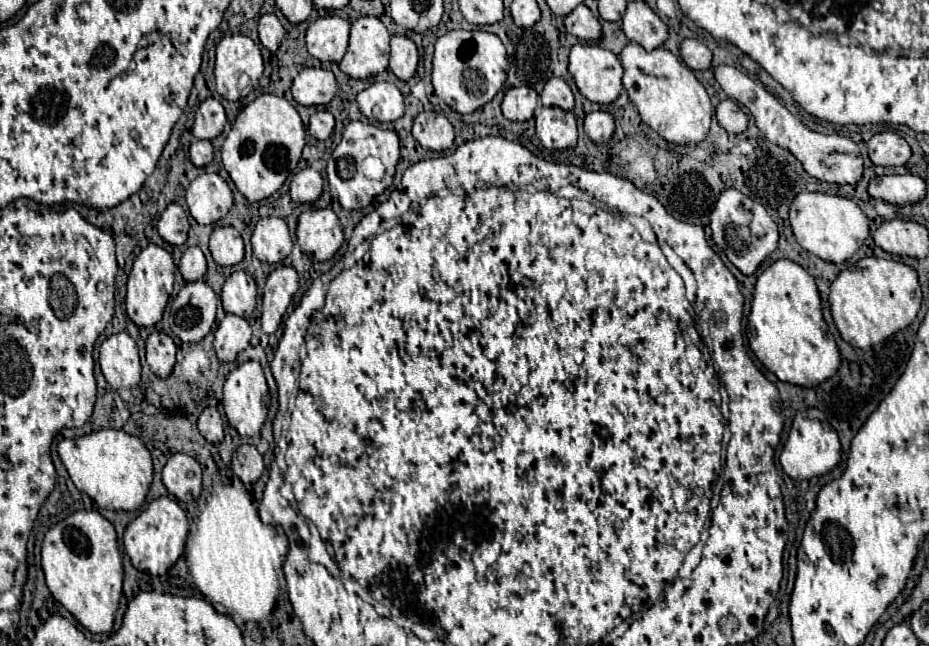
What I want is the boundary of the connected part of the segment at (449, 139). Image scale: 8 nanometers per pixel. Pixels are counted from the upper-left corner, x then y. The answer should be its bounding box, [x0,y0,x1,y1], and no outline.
[413,112,455,152]

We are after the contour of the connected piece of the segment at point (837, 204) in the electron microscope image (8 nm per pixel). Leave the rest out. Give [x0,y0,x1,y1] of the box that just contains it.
[789,192,869,264]

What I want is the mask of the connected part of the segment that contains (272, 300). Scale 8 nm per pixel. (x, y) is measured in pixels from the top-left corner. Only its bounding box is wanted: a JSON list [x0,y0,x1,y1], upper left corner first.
[261,266,299,334]

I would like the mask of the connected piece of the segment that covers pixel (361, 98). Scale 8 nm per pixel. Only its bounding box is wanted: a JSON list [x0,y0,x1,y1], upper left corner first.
[357,82,403,122]

